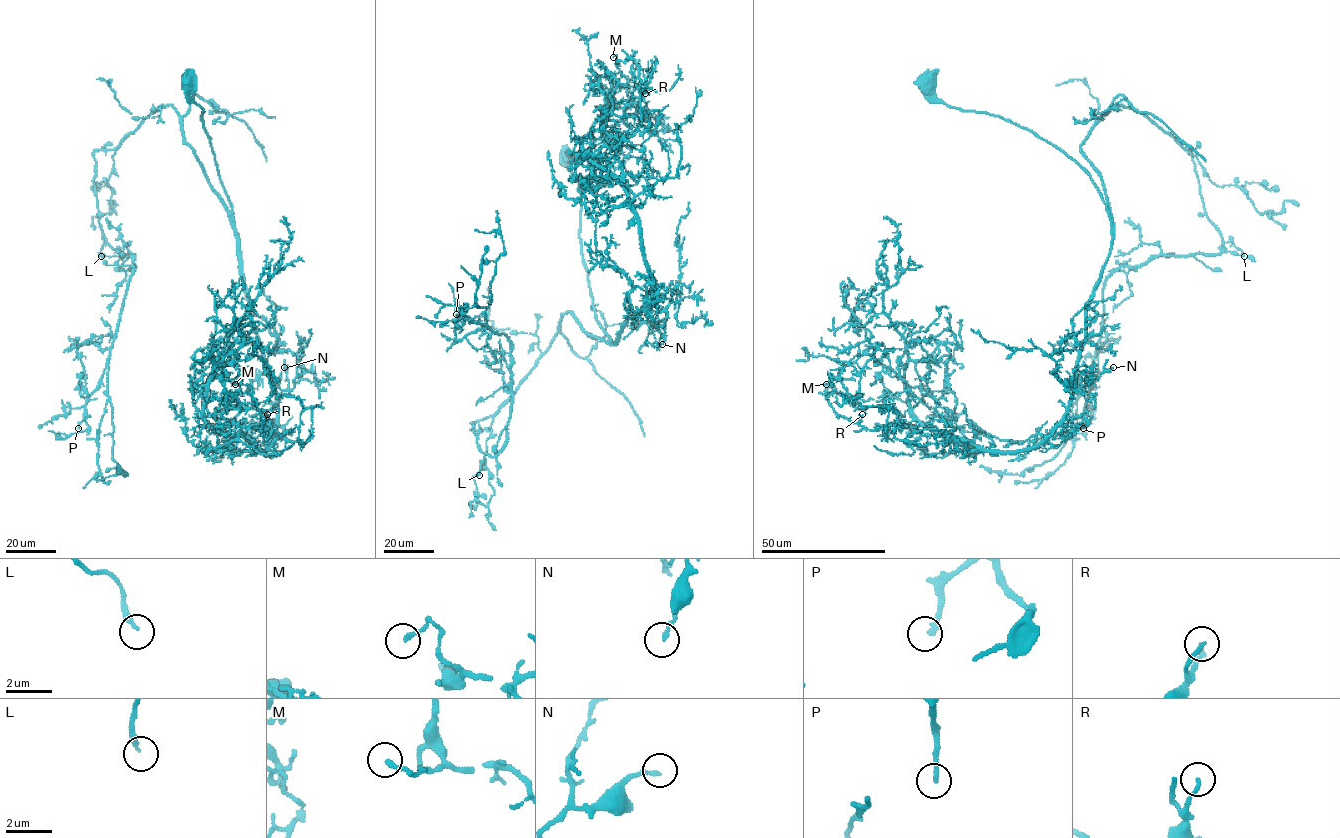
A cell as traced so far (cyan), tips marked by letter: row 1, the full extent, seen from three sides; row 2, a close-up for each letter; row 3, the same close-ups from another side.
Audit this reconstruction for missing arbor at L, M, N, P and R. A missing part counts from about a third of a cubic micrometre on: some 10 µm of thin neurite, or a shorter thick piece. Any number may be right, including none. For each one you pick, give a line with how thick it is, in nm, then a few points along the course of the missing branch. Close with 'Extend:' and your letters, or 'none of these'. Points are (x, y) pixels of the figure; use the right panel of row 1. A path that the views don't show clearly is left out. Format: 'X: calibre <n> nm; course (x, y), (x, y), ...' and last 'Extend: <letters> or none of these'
L: calibre 200 nm; course (1244, 256), (1260, 270), (1269, 267), (1271, 270)
P: calibre 220 nm
Extend: L, P

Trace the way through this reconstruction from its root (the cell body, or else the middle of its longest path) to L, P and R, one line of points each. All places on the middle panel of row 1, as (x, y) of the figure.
L: (566, 160), (581, 192), (592, 305), (610, 341), (562, 316), (512, 397), (472, 423), (484, 454), (479, 475)
P: (566, 160), (610, 341), (564, 314), (512, 397), (472, 423), (494, 457), (510, 417), (511, 342), (456, 314)
R: (566, 160), (581, 192), (592, 305), (616, 342), (626, 319), (654, 302), (617, 154), (639, 127), (645, 93)

